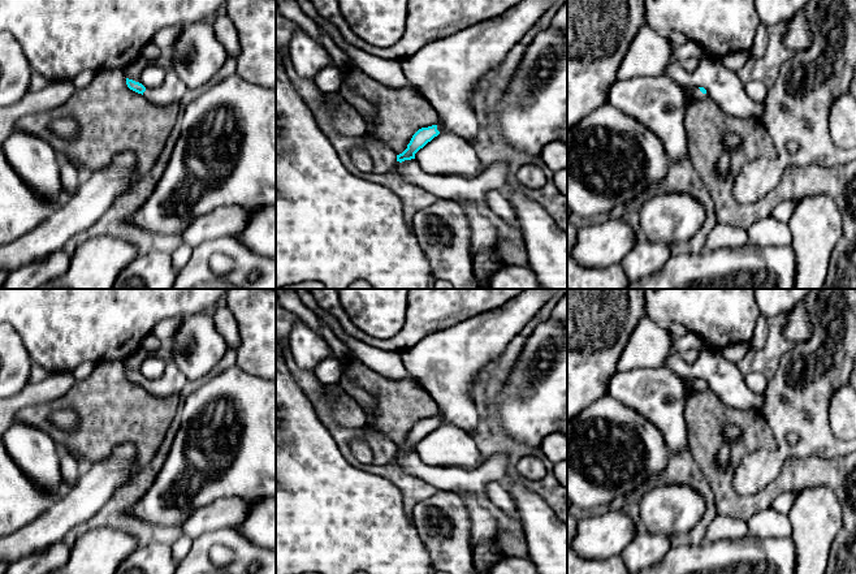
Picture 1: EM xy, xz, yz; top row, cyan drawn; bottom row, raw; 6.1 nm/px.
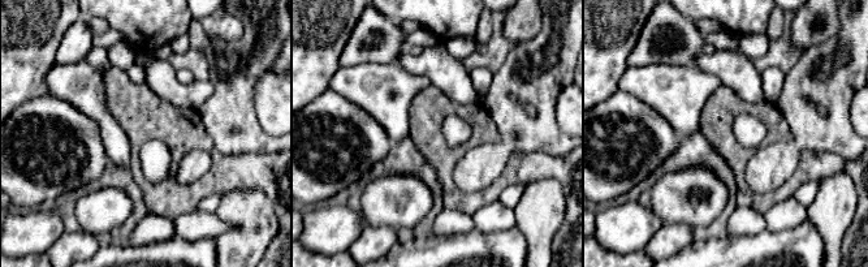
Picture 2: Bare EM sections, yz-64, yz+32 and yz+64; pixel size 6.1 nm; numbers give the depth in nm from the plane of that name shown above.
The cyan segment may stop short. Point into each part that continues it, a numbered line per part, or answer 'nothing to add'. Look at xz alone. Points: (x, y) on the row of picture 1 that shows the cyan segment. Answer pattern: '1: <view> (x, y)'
1: xz (445, 73)

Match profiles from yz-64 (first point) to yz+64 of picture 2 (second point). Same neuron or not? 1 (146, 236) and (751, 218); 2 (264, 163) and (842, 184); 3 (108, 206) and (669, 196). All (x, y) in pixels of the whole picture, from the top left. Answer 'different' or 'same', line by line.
1: same
2: different
3: same

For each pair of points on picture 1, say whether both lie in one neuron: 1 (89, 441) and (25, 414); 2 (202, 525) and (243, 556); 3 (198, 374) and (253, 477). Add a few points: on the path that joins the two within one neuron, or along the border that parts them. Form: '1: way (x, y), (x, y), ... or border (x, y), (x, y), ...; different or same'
1: way (89, 417), (89, 408), (80, 398), (50, 408); same
2: border (236, 529), (212, 530), (191, 542); different
3: border (208, 375), (198, 383); different

